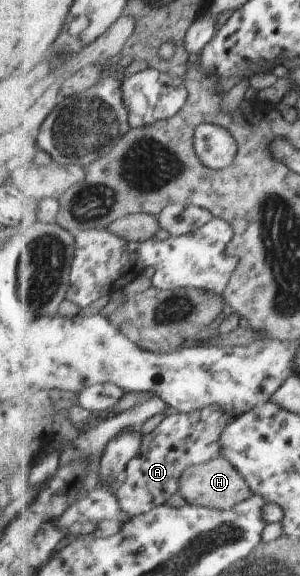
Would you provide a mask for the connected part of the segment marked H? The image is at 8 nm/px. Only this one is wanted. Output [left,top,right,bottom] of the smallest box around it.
[181,454,254,510]

